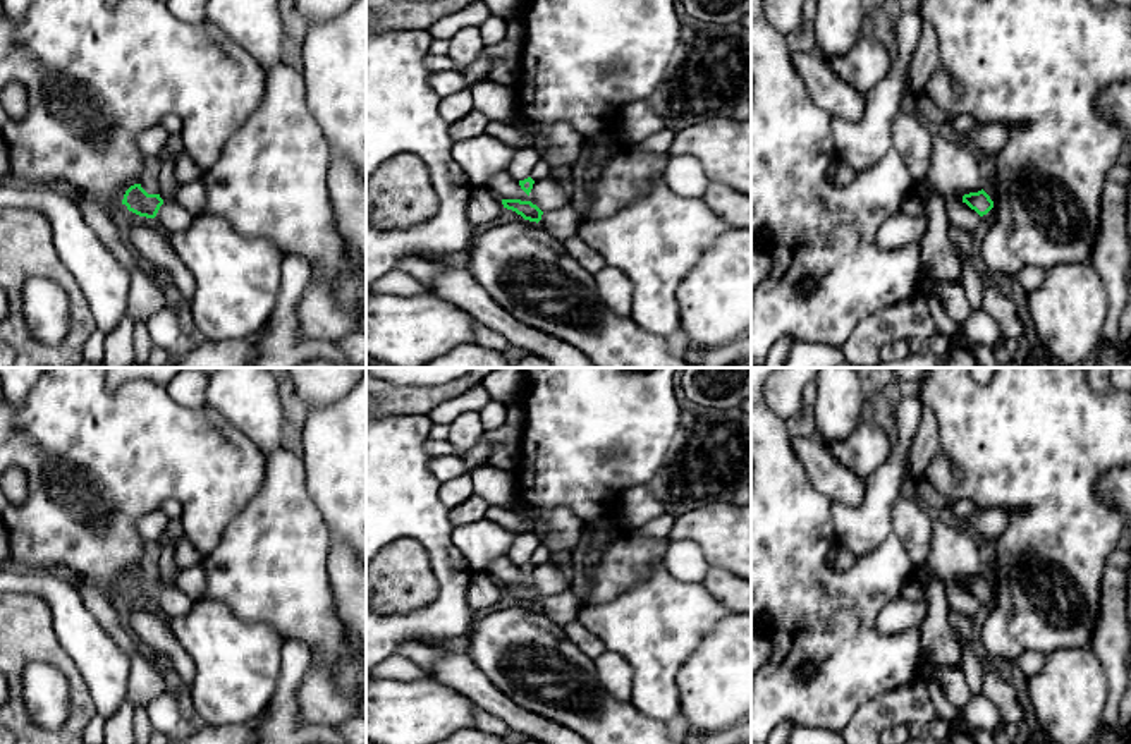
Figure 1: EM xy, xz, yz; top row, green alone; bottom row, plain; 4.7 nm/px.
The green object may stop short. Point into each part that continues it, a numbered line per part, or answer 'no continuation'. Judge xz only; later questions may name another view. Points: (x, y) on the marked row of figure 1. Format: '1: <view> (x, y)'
1: xz (561, 224)

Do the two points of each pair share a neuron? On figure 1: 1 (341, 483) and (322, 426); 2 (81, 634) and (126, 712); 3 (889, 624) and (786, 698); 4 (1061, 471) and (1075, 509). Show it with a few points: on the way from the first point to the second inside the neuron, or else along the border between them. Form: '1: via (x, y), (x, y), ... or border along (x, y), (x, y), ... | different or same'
1: via (341, 469), (341, 445), (336, 440) | same
2: border along (126, 698), (107, 720) | different
3: border along (874, 619), (874, 626), (887, 634), (918, 628) | different
4: via (1061, 480), (1061, 495), (1066, 500) | same

